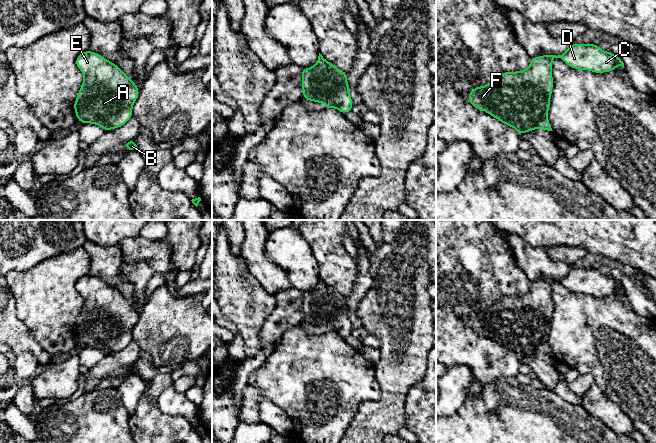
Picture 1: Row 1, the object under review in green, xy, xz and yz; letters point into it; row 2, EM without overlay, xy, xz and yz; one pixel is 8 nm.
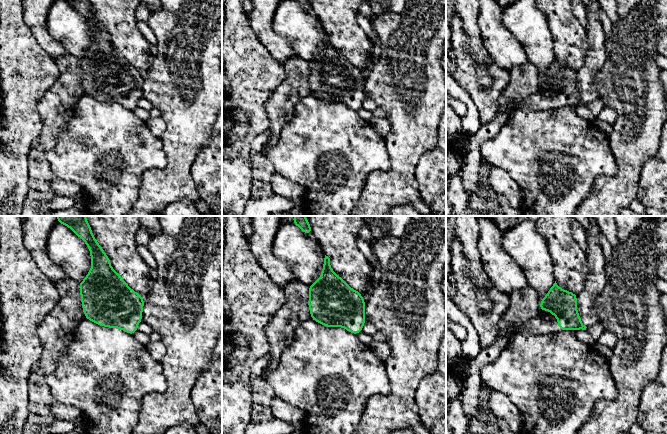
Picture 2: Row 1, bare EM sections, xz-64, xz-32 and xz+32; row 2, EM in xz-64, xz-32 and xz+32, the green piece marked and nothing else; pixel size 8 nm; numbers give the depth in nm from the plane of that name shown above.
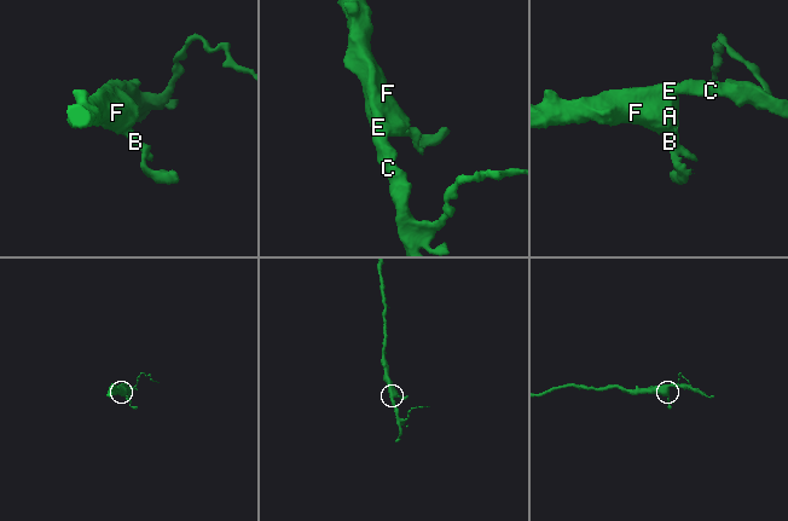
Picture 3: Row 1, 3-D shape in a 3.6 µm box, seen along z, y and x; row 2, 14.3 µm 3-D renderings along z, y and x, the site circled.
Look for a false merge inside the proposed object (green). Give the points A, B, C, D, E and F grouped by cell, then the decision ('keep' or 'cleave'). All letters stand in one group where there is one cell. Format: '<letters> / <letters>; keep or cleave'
A C D E F / B; cleave

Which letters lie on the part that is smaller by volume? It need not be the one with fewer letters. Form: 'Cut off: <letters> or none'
Cut off: B

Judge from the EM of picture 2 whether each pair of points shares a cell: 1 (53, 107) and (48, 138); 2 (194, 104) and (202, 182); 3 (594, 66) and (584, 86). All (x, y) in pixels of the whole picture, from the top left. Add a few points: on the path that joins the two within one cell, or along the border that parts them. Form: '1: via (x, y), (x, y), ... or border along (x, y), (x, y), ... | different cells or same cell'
1: via (53, 115), (51, 130) | same cell
2: border along (211, 131), (209, 141), (199, 150), (190, 172) | different cells
3: via (589, 71), (586, 74), (586, 81) | same cell

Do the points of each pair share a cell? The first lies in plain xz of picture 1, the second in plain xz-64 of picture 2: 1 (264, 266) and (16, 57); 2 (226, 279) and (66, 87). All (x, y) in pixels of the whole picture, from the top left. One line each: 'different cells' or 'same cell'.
1: different cells
2: different cells

